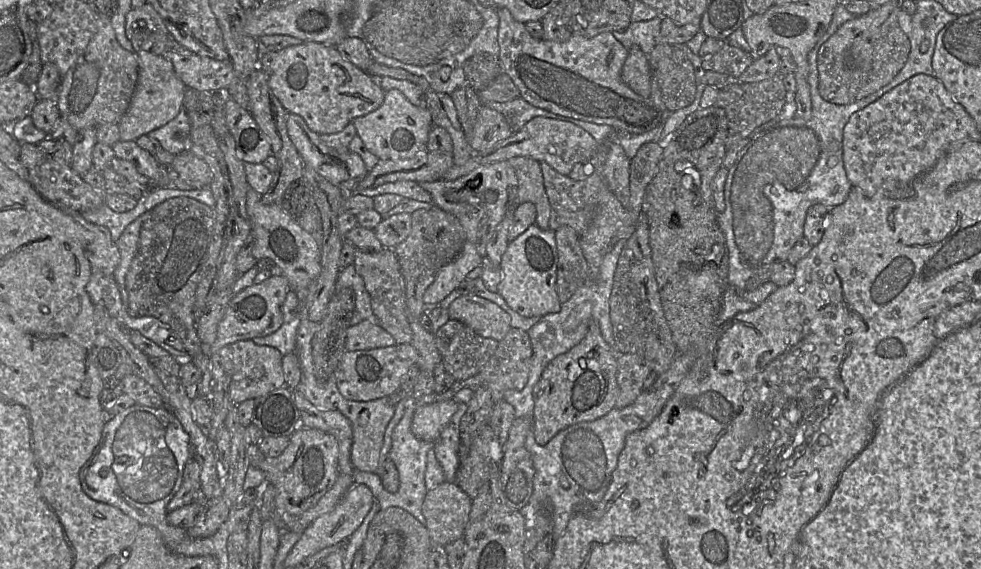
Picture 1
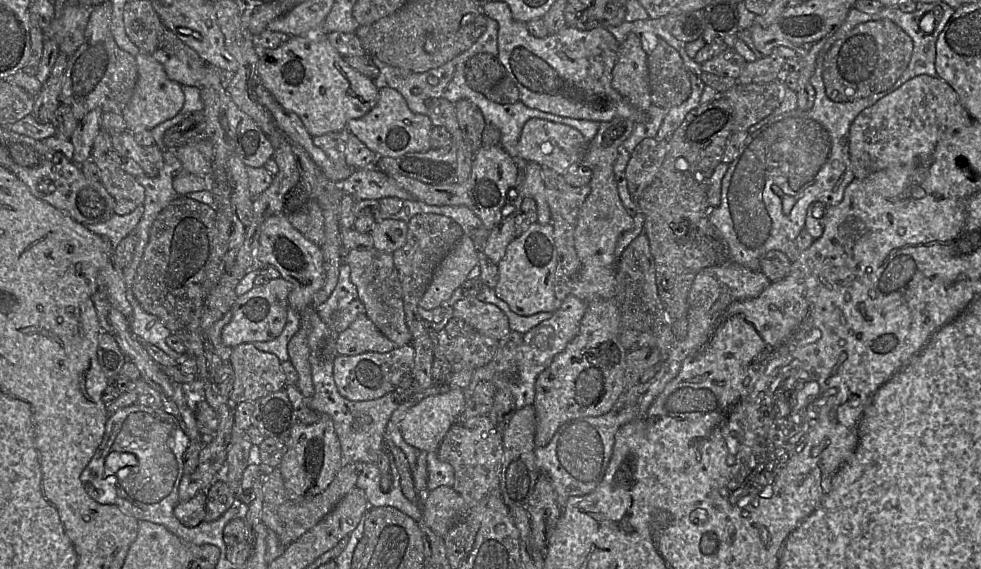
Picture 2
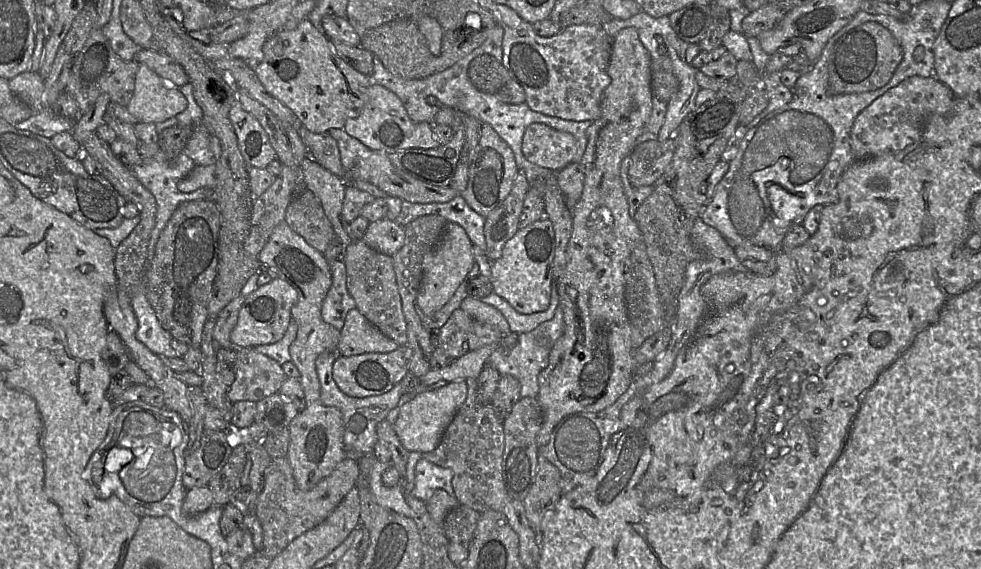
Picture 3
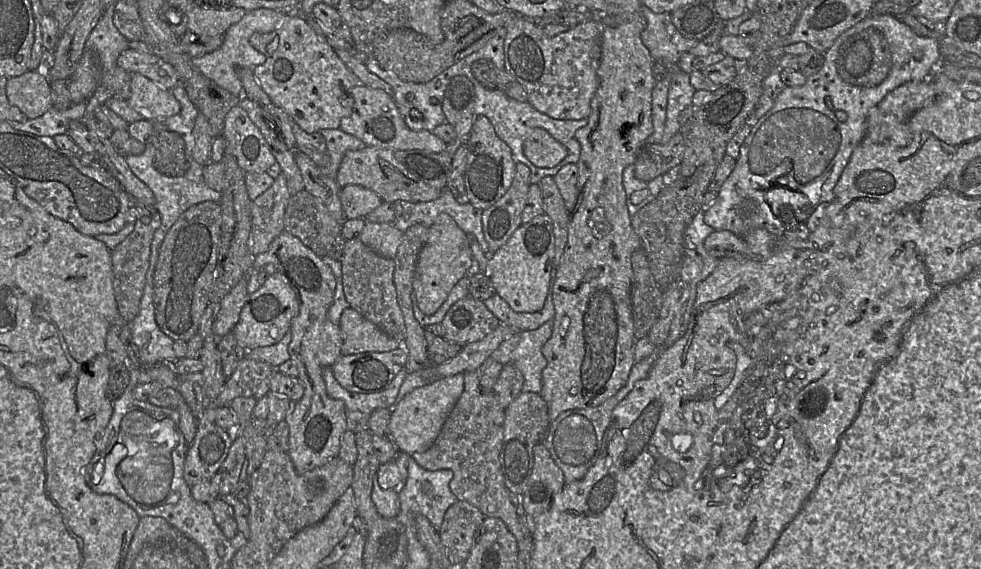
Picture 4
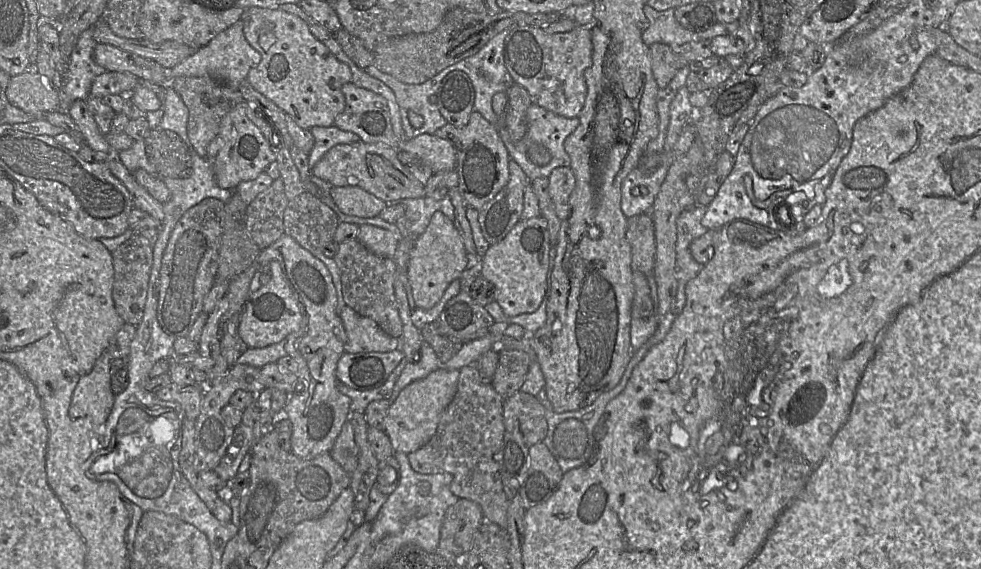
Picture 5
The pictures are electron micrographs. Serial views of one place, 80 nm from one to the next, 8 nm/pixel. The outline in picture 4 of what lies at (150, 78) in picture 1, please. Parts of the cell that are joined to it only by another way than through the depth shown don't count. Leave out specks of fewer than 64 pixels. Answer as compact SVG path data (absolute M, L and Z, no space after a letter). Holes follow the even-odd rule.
M132 73L128 104L138 112L145 112L150 120L164 120L180 112L181 106L171 90L164 89L139 73Z

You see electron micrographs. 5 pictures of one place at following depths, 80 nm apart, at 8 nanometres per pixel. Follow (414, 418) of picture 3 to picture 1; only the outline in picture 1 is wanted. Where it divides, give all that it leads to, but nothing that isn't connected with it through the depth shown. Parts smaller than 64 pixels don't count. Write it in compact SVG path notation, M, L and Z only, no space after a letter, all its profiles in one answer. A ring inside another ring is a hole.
M454 399L419 406L412 419L413 434L420 440L435 442L457 409Z

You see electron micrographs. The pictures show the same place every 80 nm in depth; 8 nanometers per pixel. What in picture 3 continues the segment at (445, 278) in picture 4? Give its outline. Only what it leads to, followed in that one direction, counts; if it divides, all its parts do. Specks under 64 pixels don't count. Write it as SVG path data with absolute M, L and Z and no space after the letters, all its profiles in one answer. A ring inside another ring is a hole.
M447 222L441 239L425 254L422 261L422 280L416 304L425 315L431 316L440 310L450 300L458 286L467 280L467 275L475 262L472 247L465 230L458 224Z

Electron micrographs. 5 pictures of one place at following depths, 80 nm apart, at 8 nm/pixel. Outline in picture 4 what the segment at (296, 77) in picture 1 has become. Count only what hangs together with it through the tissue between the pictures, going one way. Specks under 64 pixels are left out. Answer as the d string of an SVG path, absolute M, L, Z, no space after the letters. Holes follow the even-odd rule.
M288 15L278 29L269 33L256 32L251 35L249 41L257 51L266 57L263 64L253 68L254 76L261 88L270 97L272 103L284 110L290 119L304 131L315 133L323 129L337 129L340 127L341 119L351 115L354 108L351 89L363 86L363 84L337 56L334 49L319 39L303 16ZM276 36L278 37L278 46L273 53L268 54L267 45Z

